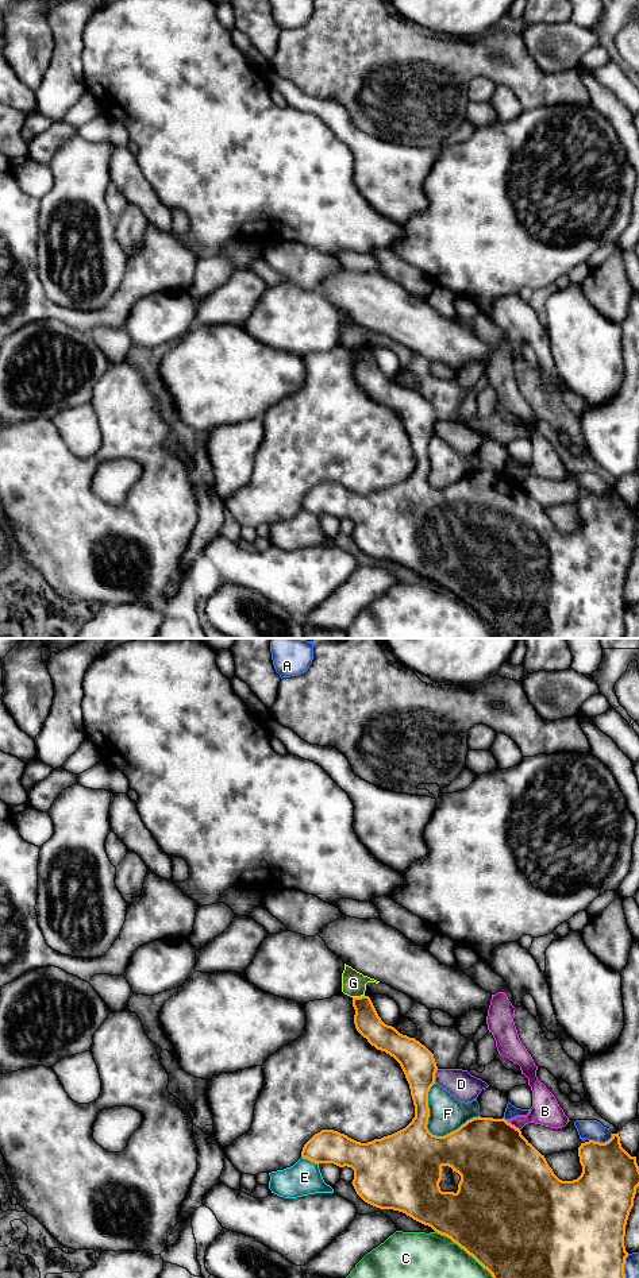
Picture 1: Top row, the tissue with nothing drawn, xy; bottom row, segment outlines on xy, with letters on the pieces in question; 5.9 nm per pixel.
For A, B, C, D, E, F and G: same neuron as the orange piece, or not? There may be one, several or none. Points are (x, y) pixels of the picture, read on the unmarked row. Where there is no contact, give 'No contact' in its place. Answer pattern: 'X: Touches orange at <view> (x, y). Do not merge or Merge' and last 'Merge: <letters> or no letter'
A: Touches orange at xy (601, 495). Do not merge
B: Touches orange at xy (511, 477). Do not merge
C: Touches orange at xy (469, 606). Do not merge
D: Touches orange at xy (434, 428). Do not merge
E: Touches orange at xy (310, 512). Do not merge
F: Touches orange at xy (431, 486). Do not merge
G: Touches orange at xy (358, 350). Do not merge
Merge: no letter

